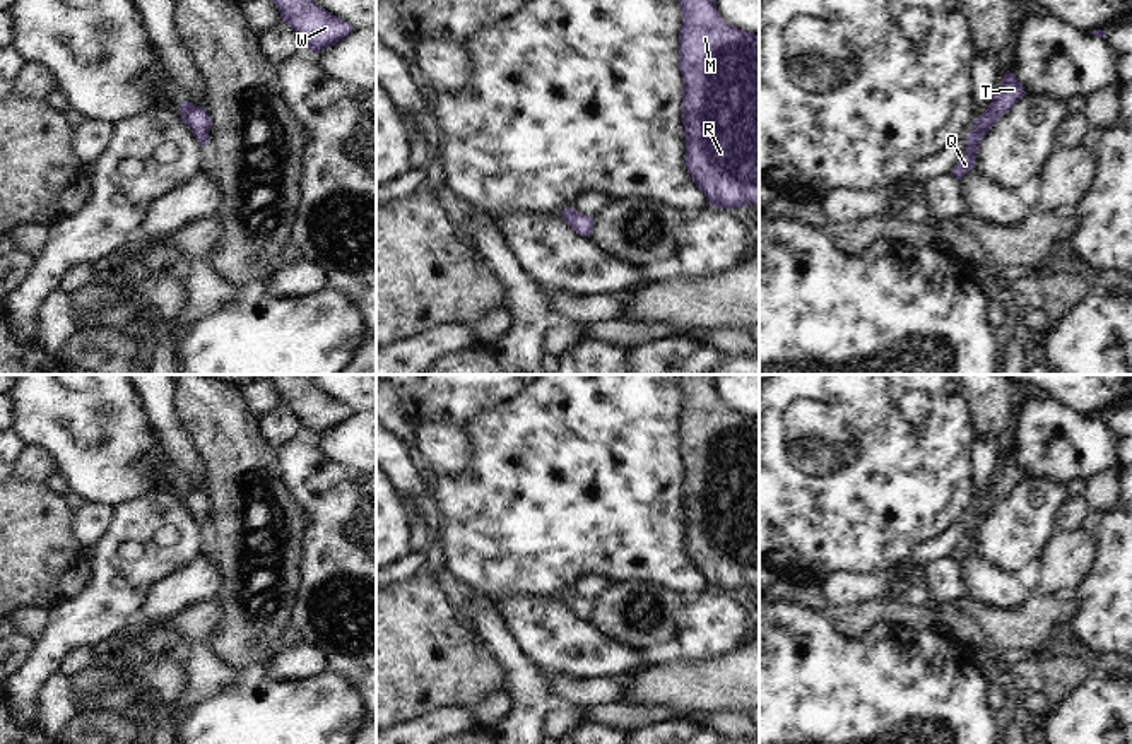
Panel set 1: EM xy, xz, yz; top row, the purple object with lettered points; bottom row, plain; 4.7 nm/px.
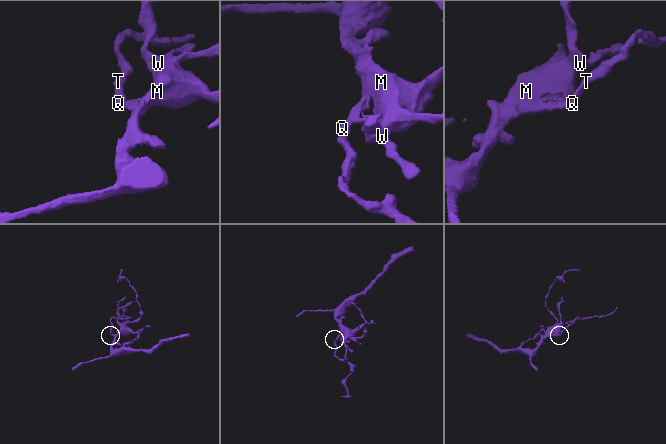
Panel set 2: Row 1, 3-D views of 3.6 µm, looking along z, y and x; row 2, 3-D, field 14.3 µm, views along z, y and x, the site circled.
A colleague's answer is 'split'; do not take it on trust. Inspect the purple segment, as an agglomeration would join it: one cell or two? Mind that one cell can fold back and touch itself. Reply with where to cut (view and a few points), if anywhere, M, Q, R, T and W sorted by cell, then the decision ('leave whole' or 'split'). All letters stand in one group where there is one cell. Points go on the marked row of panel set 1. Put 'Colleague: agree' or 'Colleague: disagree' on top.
Colleague: disagree
no cut; M Q R T W; leave whole

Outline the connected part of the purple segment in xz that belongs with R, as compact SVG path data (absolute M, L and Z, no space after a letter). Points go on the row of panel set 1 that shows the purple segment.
M679 0L687 173L716 209L759 204L759 36L727 24L716 0Z

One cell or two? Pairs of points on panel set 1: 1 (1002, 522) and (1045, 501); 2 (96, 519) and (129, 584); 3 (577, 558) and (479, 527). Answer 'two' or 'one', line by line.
1: one
2: two
3: one

